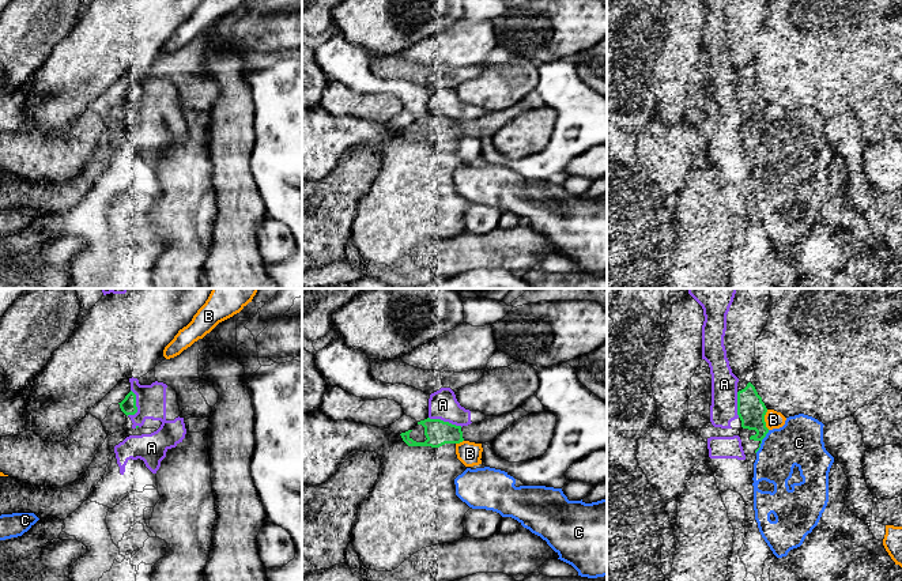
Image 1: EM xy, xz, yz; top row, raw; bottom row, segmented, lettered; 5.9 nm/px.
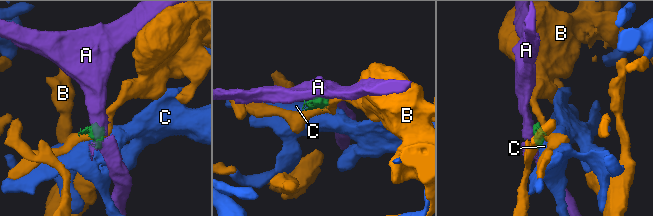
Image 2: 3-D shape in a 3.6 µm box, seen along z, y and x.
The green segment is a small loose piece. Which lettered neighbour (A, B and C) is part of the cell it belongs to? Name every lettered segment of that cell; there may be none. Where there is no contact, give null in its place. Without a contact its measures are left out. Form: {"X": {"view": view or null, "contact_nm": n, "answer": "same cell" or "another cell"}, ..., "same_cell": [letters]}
{"A": {"view": "xz", "contact_nm": 200, "answer": "another cell"}, "B": {"view": "yz", "contact_nm": 120, "answer": "another cell"}, "C": {"view": "yz", "contact_nm": 160, "answer": "another cell"}, "same_cell": []}

